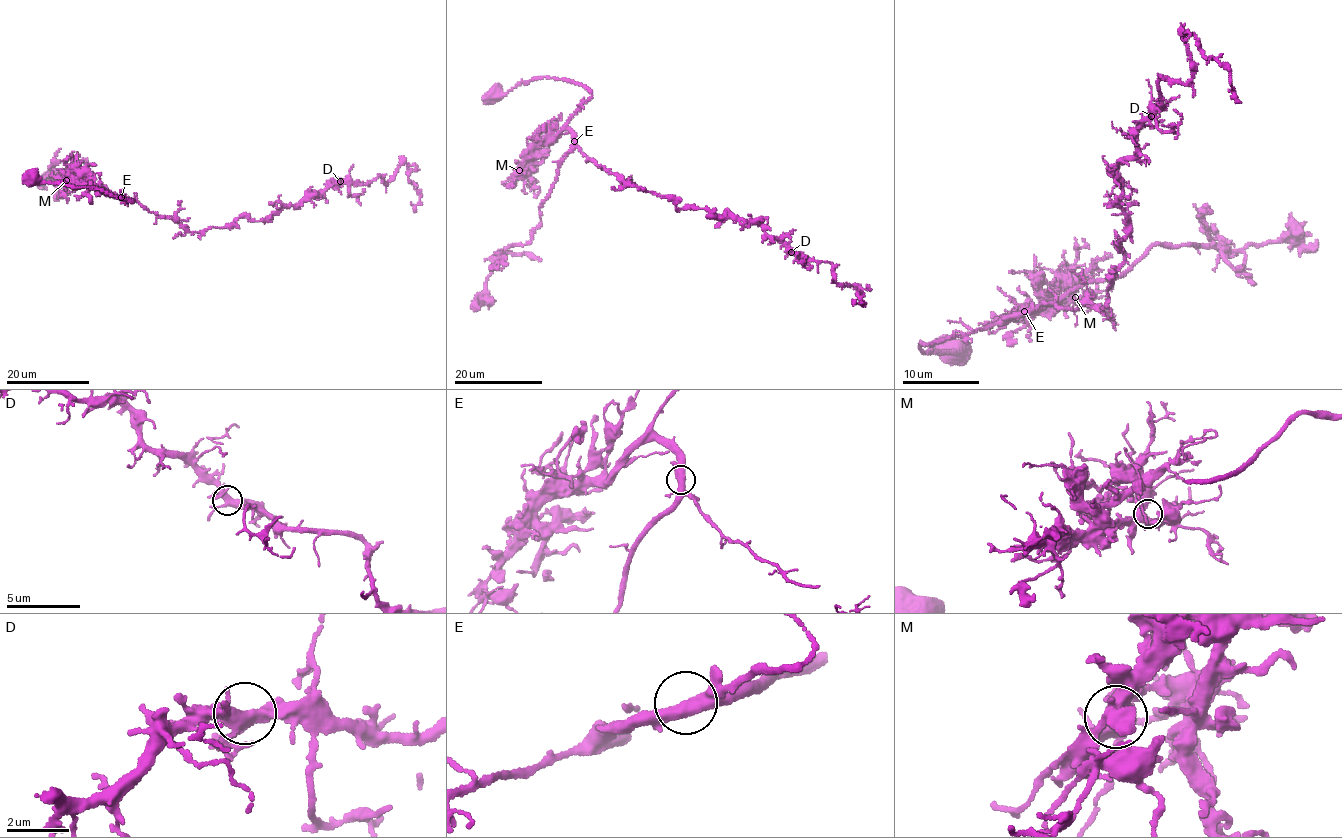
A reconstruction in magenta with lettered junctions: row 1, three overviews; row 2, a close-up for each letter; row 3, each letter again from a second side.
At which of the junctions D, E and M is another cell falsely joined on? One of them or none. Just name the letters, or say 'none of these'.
E

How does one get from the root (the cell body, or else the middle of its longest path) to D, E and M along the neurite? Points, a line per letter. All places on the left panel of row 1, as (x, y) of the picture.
D: (212, 227), (227, 227), (240, 217), (266, 221), (286, 207), (300, 203), (311, 192), (323, 192), (340, 181)
E: (212, 227), (187, 231), (169, 217), (157, 215), (137, 201), (121, 196)
M: (212, 227), (187, 231), (177, 221), (151, 212), (132, 198), (104, 194), (91, 185), (75, 185), (66, 180)

